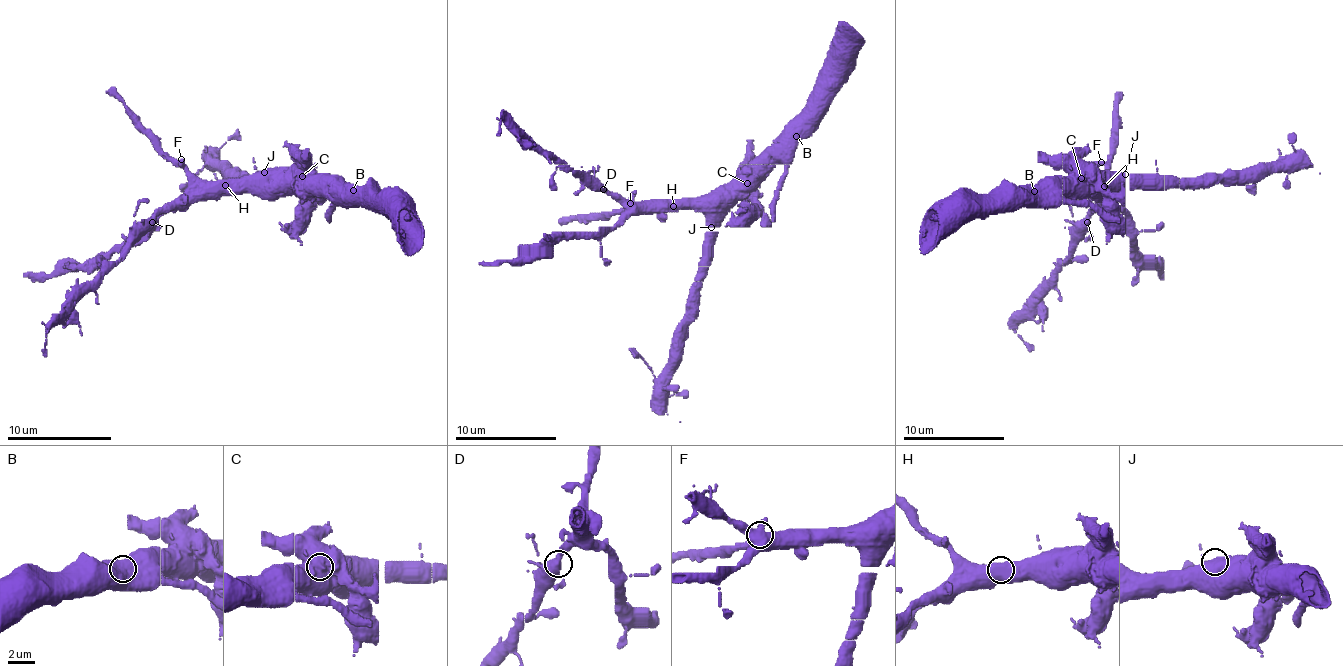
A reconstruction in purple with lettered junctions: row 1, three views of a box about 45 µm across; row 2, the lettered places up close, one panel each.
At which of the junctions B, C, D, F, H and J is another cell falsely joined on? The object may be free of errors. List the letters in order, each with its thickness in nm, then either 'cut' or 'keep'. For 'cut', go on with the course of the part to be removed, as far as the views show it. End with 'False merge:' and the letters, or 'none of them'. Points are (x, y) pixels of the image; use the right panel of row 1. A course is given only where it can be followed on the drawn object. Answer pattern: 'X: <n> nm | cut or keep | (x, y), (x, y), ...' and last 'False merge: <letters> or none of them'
B: 900 nm | keep
C: 950 nm | cut | (1082, 179), (1102, 194), (1120, 224), (1125, 222)
D: 480 nm | keep
F: 420 nm | keep
H: 700 nm | keep
J: 480 nm | keep
False merge: C

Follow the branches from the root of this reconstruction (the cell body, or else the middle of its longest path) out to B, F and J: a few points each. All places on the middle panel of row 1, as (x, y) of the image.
B: (675, 199), (703, 199), (718, 189), (726, 189), (779, 138), (796, 136)
F: (675, 199), (655, 199), (640, 206), (630, 204)
J: (675, 199), (690, 199), (711, 227)

